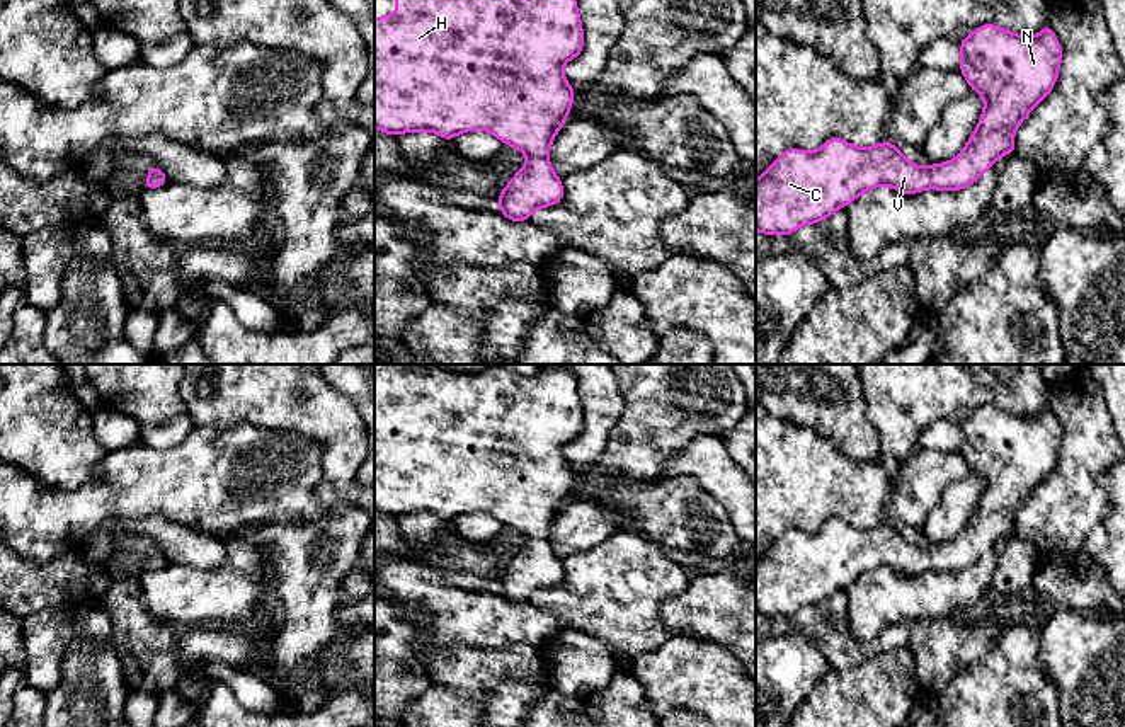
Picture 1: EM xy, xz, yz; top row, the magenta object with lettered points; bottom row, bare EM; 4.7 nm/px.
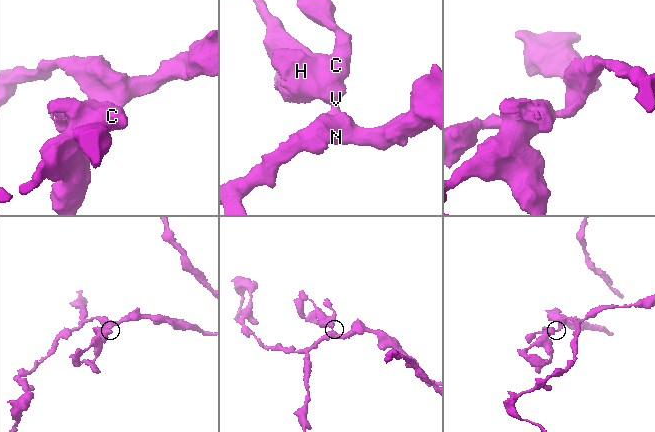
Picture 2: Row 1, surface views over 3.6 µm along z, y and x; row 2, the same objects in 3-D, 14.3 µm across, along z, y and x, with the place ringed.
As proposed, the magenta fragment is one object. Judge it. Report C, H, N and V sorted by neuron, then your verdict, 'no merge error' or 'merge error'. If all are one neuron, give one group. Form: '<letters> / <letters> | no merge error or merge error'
C H N V | no merge error

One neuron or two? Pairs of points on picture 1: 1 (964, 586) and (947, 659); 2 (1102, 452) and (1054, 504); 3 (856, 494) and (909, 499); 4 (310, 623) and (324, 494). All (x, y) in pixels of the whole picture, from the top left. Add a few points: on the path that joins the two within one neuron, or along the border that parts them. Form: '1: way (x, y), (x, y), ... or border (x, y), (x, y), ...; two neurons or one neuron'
1: border (960, 613), (918, 620); two neurons
2: way (1088, 465), (1067, 491); one neuron
3: border (894, 482), (889, 496); two neurons
4: way (310, 591), (310, 571), (334, 542), (334, 526); one neuron

